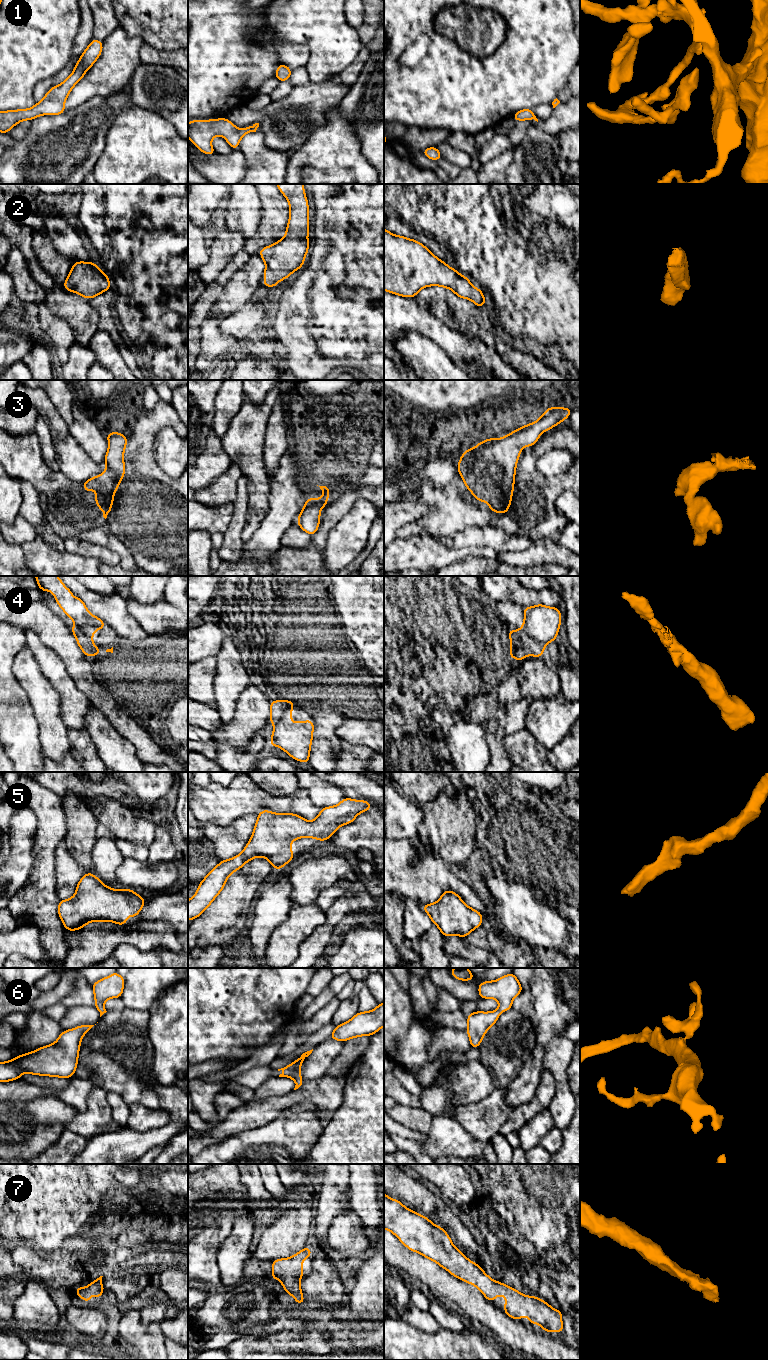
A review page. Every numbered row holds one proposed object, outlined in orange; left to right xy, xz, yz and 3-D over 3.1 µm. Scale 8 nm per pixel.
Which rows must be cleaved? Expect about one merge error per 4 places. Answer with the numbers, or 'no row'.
no row

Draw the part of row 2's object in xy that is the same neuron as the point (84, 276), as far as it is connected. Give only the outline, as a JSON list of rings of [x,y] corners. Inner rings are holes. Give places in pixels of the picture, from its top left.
[[[74,262],[63,287],[84,298],[91,299],[110,290],[109,276],[104,274],[95,262]]]

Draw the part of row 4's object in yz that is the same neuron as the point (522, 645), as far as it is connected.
[[[538,604],[523,607],[524,623],[520,630],[508,630],[510,657],[524,660],[526,656],[542,657],[544,647],[556,641],[561,624],[561,612],[557,607]]]

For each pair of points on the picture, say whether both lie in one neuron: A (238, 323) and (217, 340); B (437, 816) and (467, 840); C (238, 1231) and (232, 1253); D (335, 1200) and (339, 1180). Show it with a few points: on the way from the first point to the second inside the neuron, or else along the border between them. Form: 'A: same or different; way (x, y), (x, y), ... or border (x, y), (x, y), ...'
A: different; border (218, 327), (236, 340)
B: same; way (444, 821), (460, 836)
C: same; way (241, 1236), (241, 1242), (236, 1248)
D: same; way (335, 1195), (335, 1188), (338, 1185)

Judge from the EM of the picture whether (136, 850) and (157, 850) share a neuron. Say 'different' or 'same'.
same

